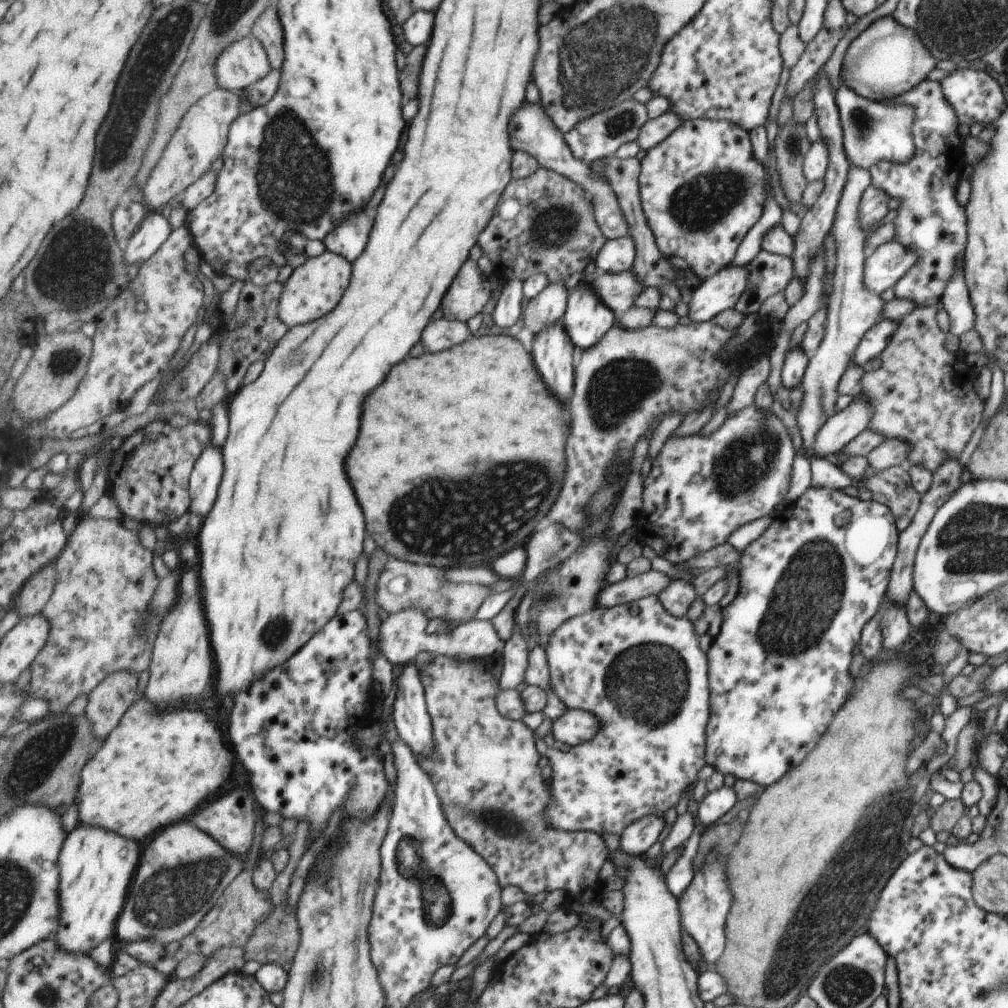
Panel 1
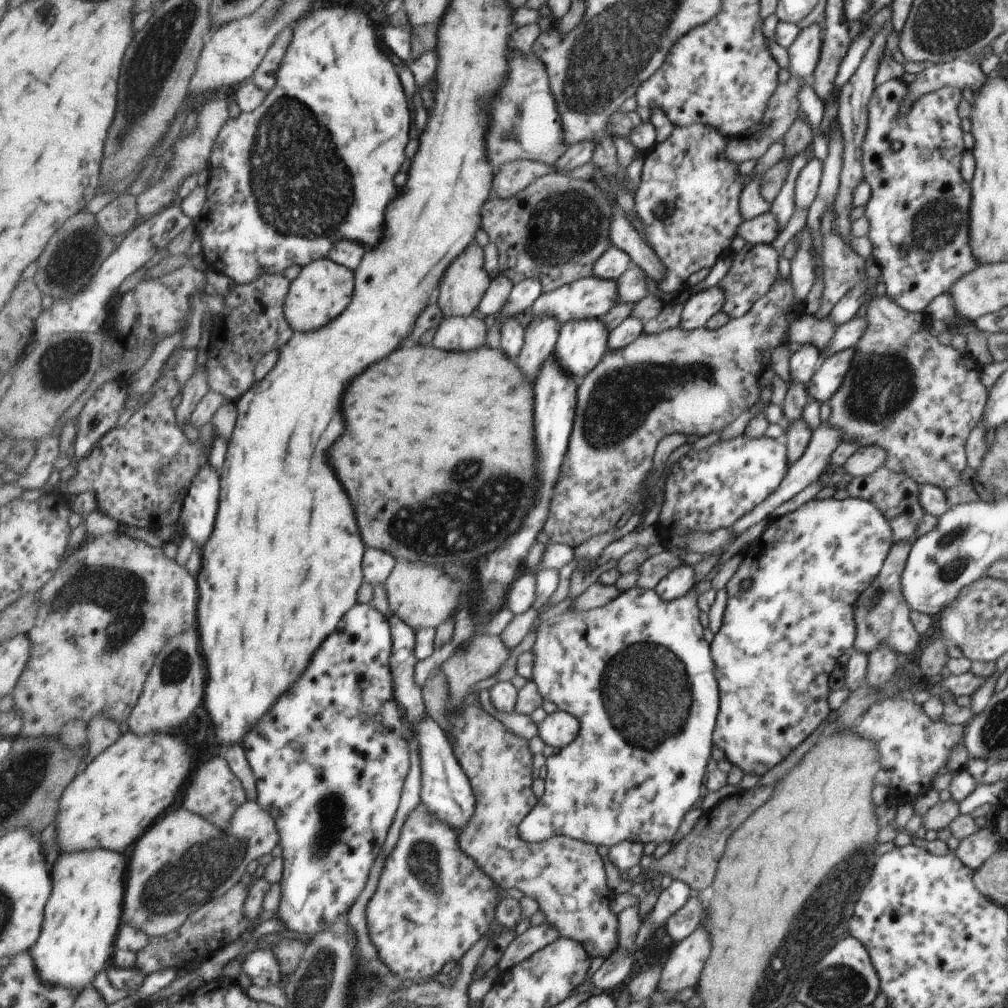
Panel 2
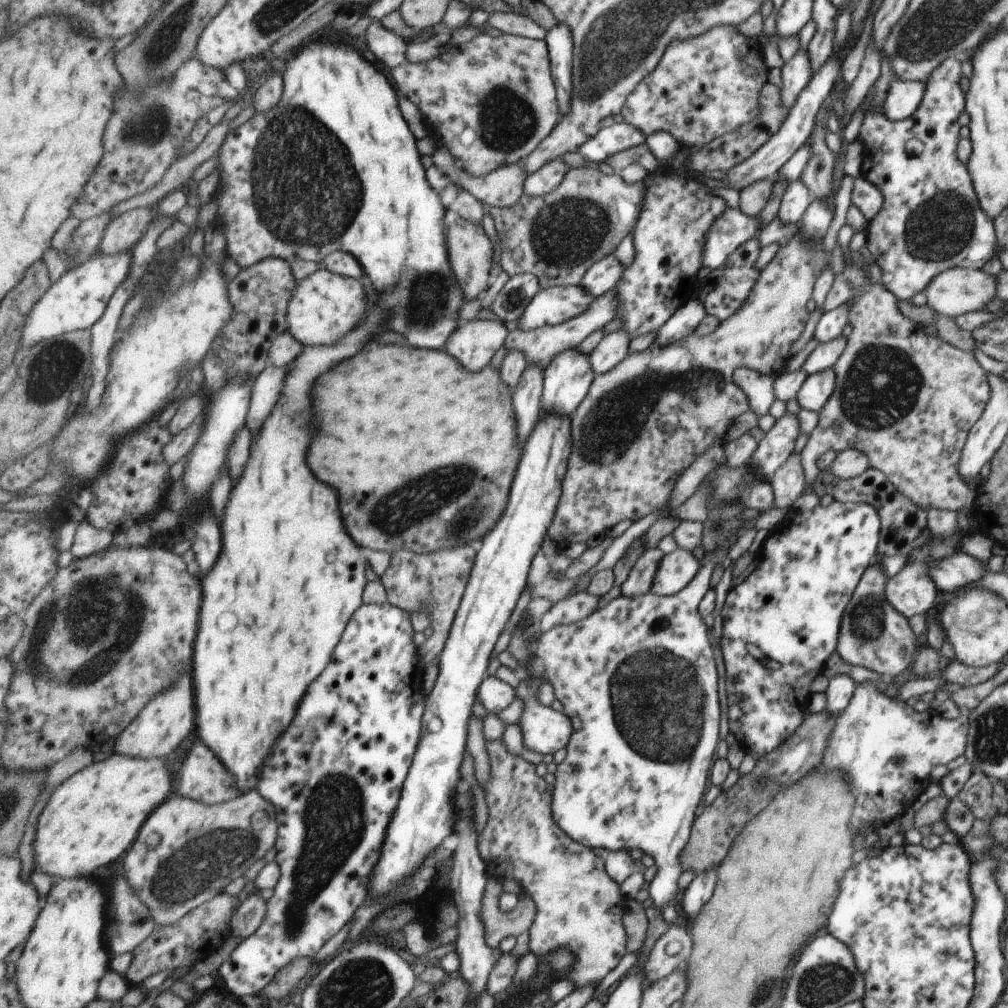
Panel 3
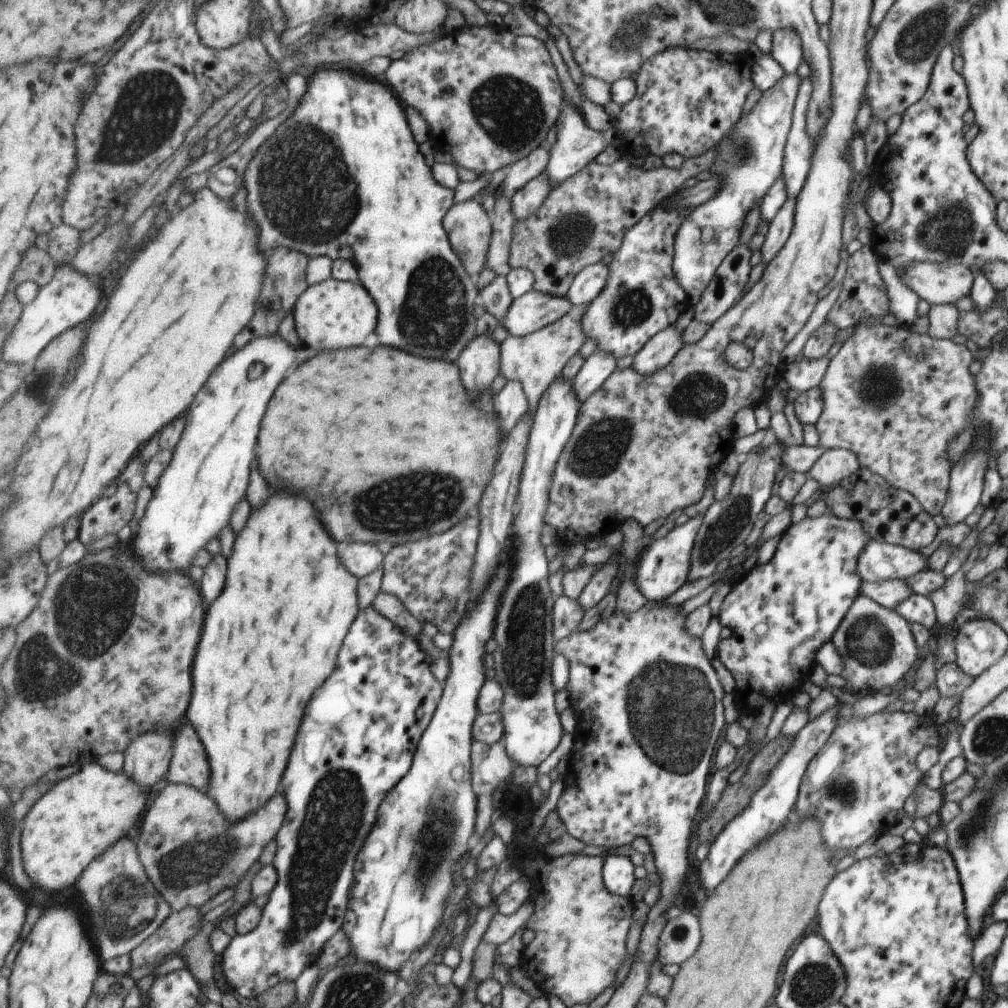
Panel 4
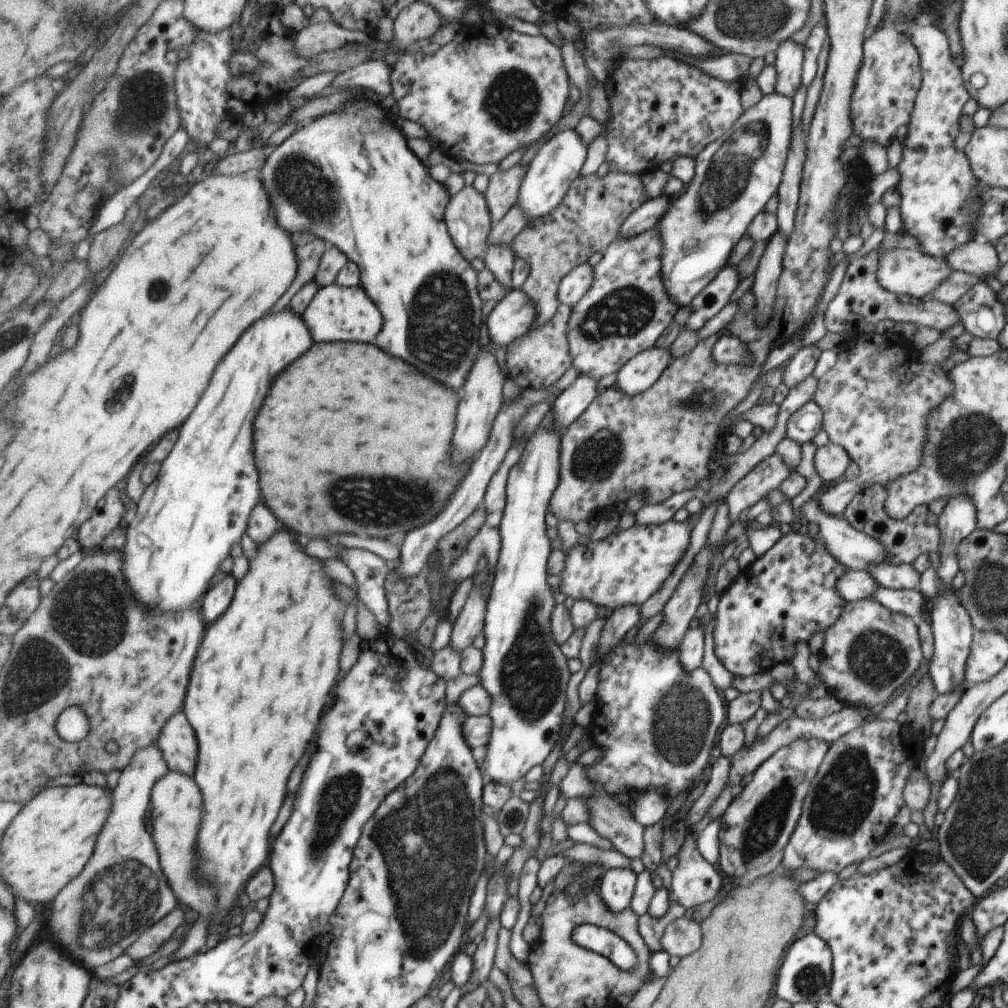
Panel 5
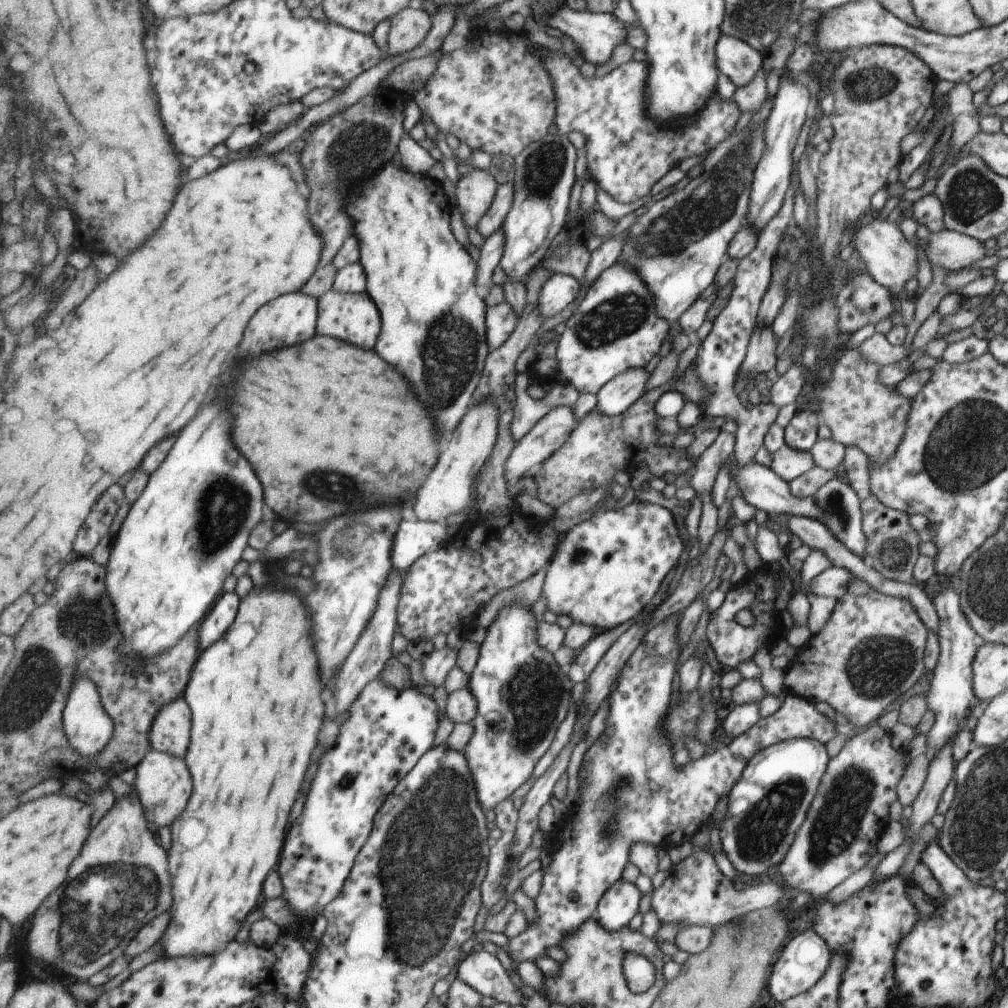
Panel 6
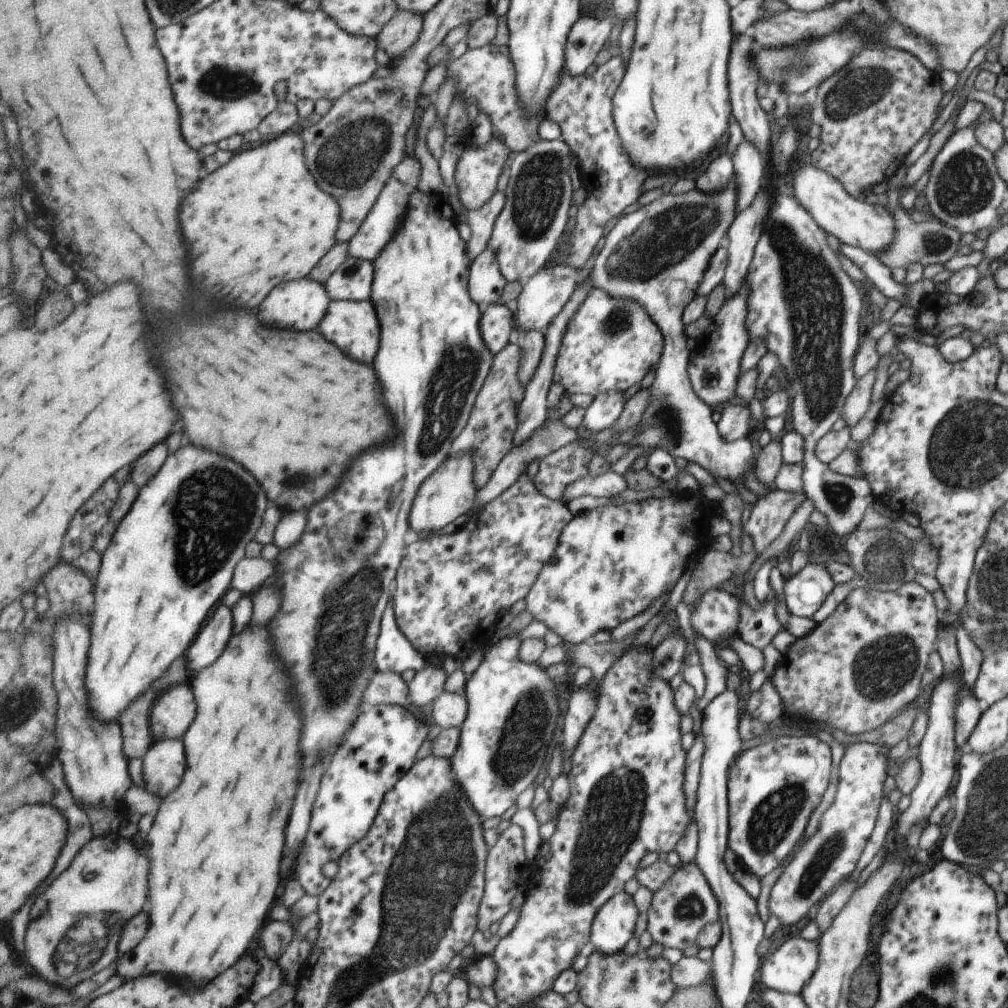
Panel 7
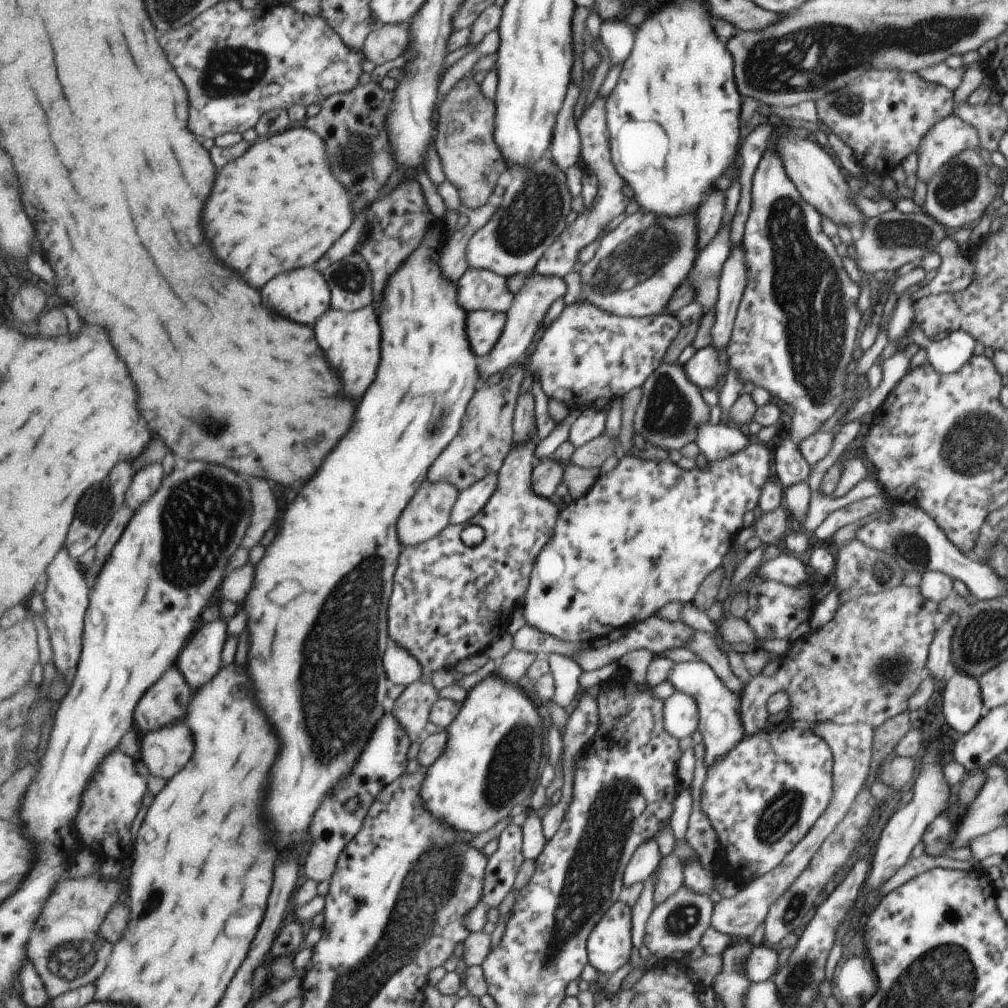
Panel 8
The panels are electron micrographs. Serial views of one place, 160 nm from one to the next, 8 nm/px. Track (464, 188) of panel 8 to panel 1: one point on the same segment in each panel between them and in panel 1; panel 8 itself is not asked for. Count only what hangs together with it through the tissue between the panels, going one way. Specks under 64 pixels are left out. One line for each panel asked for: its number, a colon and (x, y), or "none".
1: (470, 292)
2: (462, 291)
3: (471, 250)
4: (470, 229)
5: (468, 216)
6: (475, 192)
7: (477, 172)

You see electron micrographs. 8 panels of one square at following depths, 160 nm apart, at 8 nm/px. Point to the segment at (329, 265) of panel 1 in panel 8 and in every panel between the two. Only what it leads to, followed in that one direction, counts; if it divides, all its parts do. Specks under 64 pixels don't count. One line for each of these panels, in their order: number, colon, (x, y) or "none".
2: (323, 289)
3: (326, 306)
4: (332, 314)
5: (336, 312)
6: (355, 317)
7: (354, 326)
8: (352, 340)

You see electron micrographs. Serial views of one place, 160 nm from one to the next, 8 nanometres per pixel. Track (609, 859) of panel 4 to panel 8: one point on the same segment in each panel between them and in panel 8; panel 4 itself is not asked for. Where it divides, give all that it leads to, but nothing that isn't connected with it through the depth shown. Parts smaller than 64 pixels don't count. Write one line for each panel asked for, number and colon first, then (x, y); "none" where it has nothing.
5: (616, 887)
6: (619, 904)
7: (613, 926)
8: (609, 945)

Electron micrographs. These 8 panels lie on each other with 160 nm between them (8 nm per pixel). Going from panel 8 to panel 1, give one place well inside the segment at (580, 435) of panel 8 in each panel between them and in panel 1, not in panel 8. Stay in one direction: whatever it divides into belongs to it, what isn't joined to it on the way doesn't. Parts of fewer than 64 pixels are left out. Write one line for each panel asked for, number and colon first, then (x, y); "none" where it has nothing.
1: (714, 295)
2: (702, 305)
3: (684, 322)
4: (659, 350)
5: (641, 371)
6: (621, 392)
7: (605, 409)

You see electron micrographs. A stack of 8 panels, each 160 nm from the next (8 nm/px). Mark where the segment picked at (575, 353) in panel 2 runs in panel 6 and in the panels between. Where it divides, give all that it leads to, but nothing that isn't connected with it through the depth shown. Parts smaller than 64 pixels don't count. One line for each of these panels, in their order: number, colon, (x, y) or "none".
3: (568, 378)
4: (524, 633)
5: (523, 668)
6: (523, 696)

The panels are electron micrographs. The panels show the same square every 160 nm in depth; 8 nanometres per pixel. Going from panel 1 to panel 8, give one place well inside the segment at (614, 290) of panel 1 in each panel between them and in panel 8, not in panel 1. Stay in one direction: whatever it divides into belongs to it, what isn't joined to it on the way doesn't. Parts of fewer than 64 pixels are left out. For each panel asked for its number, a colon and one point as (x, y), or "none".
2: (592, 297)
3: (554, 306)
4: (535, 310)
5: (514, 316)
6: (501, 320)
7: (498, 322)
8: (485, 327)

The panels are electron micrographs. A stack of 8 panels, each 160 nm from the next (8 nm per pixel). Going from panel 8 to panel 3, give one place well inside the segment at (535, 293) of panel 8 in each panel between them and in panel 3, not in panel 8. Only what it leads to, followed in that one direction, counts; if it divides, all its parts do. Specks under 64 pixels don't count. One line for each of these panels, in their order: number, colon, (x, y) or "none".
3: (604, 275)
4: (589, 283)
5: (578, 282)
6: (559, 291)
7: (544, 296)

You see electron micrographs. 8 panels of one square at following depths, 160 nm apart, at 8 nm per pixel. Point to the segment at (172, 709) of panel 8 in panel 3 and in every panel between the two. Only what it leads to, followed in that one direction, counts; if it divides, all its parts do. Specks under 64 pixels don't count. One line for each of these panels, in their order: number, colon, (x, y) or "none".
3: (205, 778)
4: (190, 766)
5: (178, 742)
6: (171, 732)
7: (173, 714)

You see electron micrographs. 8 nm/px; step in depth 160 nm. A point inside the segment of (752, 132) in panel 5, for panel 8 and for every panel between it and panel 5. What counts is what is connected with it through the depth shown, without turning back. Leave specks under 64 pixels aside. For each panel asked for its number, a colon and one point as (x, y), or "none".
6: (677, 245)
7: (656, 256)
8: (636, 269)

